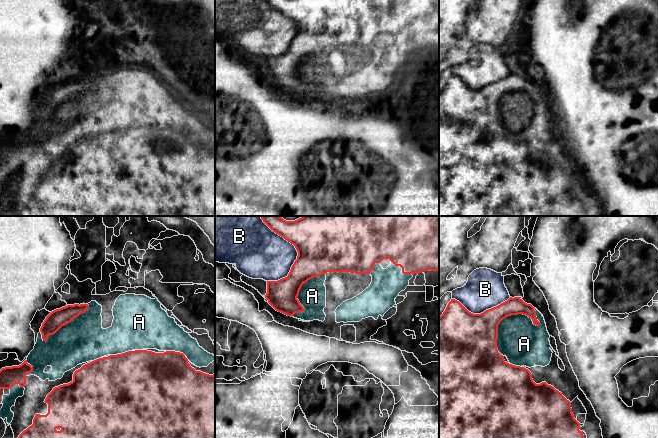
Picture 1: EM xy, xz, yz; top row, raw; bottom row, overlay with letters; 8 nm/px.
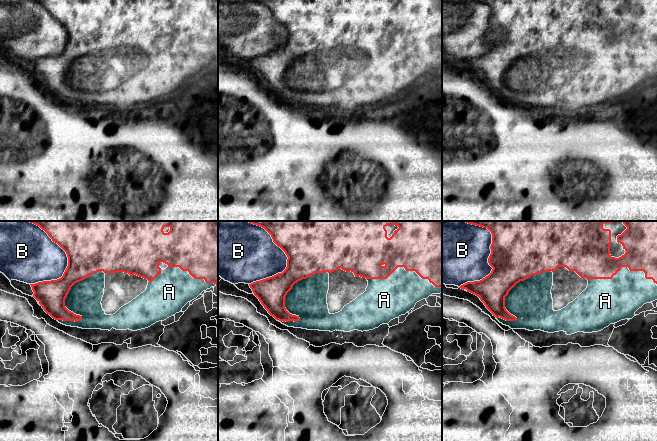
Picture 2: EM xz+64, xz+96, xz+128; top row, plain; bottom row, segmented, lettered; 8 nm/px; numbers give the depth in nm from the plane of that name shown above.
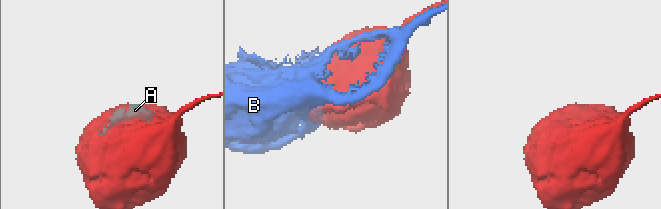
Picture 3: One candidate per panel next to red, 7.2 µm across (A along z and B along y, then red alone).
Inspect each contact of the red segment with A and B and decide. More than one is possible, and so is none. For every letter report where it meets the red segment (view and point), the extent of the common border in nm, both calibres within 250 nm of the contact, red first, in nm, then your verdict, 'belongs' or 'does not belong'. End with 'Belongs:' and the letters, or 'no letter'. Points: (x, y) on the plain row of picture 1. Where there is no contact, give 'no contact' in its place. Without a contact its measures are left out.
A: contact yz (511, 90); length 480 nm; calibres 220 and 340 nm; belongs
B: contact xz (297, 27); length 480 nm; calibres 400 and 380 nm; does not belong
Belongs: A

